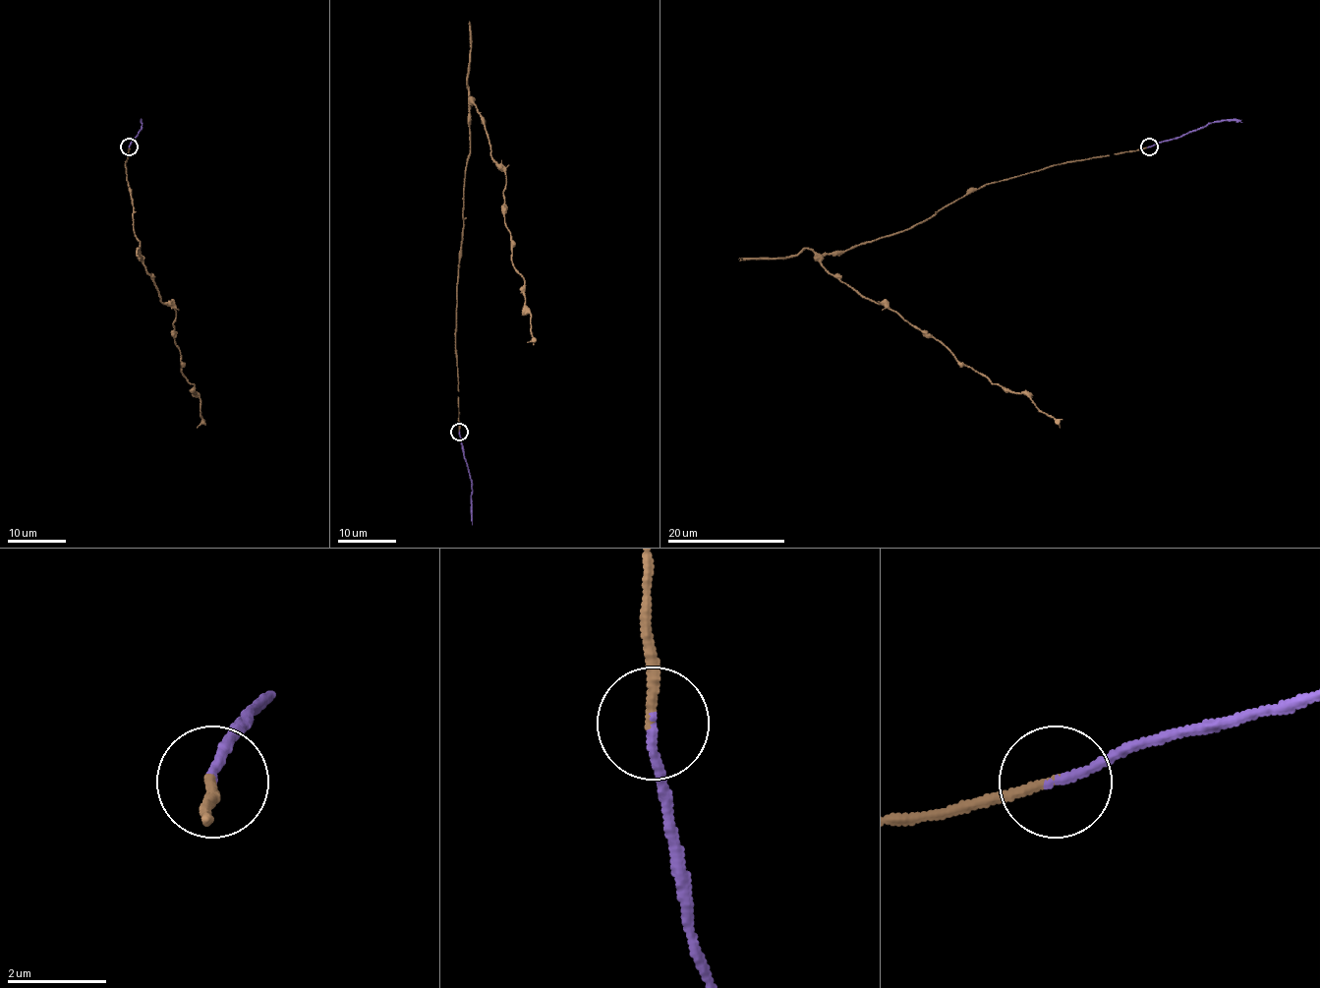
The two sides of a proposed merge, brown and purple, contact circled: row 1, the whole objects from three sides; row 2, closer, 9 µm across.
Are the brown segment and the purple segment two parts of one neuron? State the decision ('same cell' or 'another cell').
same cell

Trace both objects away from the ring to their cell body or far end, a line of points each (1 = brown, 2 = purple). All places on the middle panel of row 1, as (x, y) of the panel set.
1: (459, 431), (457, 270), (472, 103), (506, 177), (504, 225), (530, 311), (533, 337), (527, 343)
2: (459, 431), (472, 491), (472, 525)

